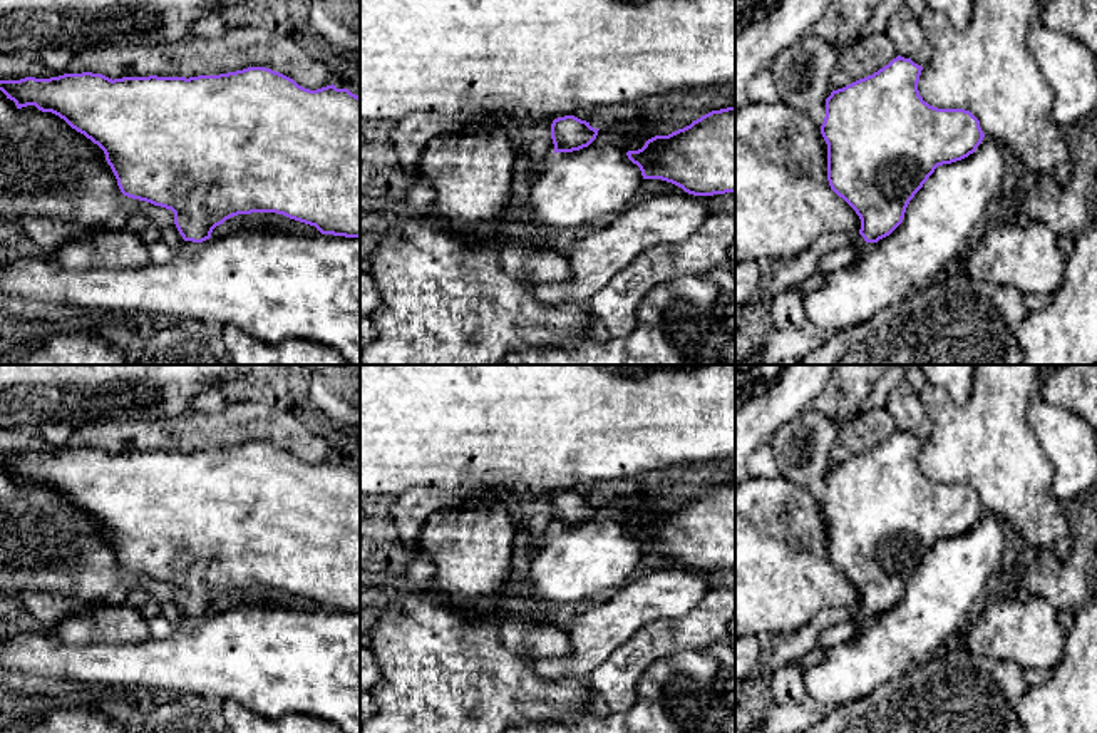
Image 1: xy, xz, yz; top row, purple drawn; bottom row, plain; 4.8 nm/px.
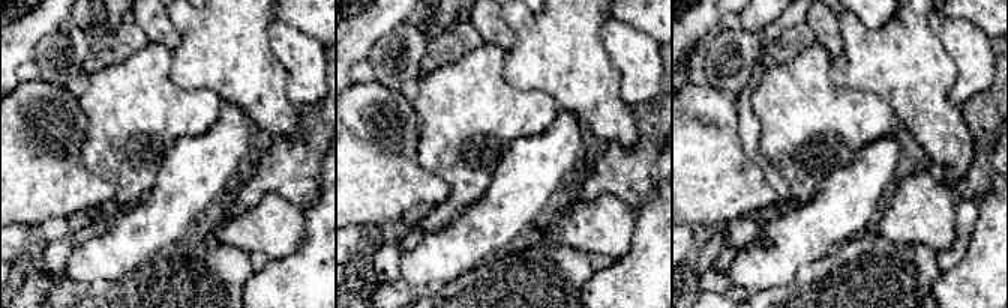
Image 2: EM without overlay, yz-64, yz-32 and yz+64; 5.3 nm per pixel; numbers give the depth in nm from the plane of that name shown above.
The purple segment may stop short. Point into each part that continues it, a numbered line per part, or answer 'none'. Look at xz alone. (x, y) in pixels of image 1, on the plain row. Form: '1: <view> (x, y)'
none

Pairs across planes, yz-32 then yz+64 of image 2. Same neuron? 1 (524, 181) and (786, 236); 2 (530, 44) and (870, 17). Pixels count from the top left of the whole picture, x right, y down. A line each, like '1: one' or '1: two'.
1: one
2: two

